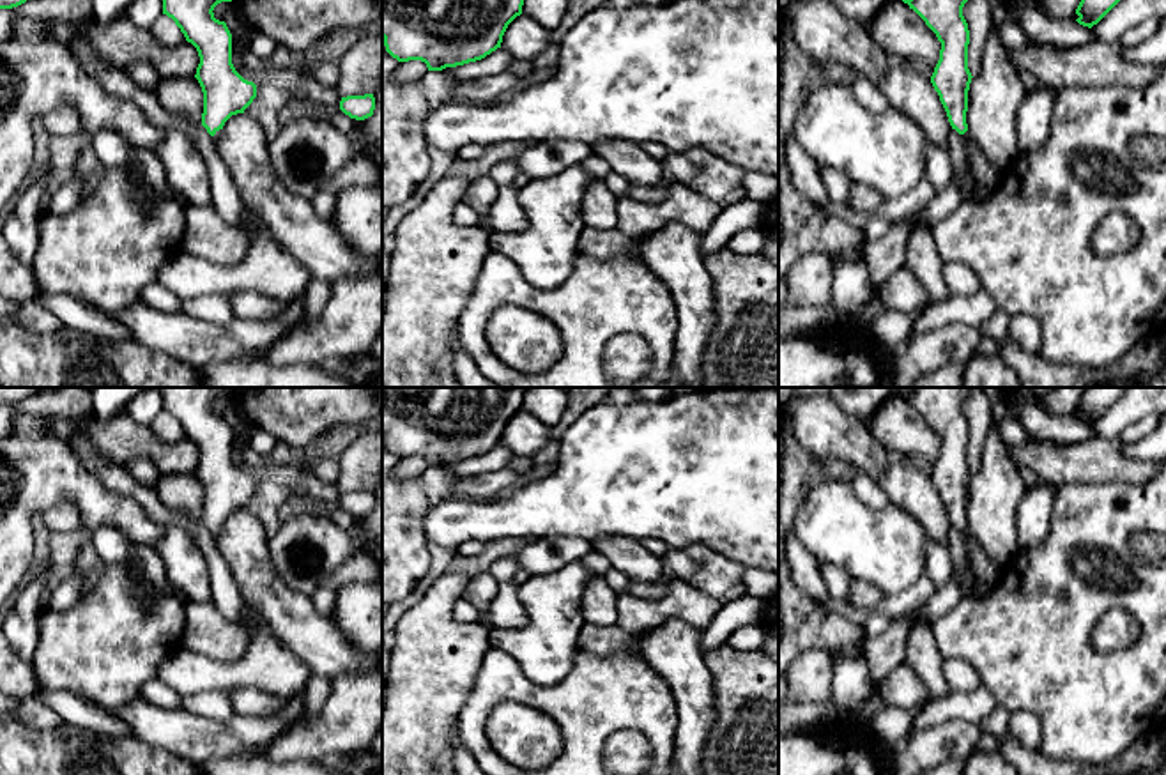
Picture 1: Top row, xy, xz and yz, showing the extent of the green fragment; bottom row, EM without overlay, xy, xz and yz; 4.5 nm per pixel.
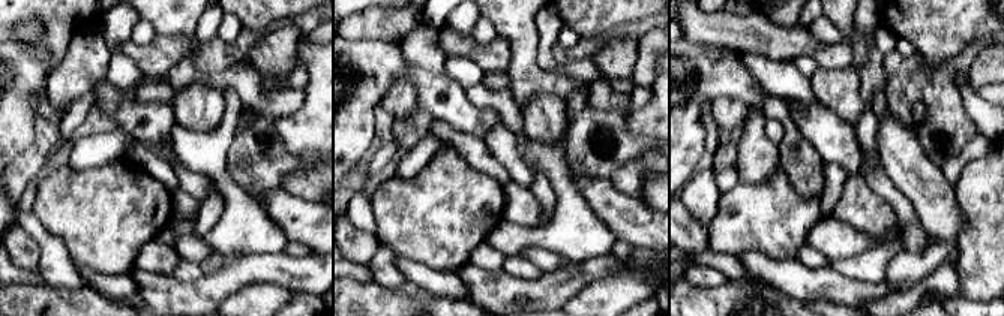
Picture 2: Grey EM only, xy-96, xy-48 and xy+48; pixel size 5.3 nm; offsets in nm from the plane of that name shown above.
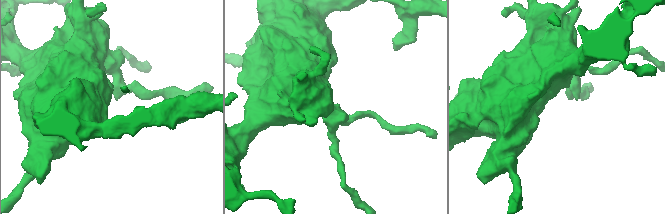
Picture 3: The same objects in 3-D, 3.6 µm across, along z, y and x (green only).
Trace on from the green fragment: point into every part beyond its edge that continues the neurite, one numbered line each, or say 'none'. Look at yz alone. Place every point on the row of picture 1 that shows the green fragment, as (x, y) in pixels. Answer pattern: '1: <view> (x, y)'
1: yz (988, 176)

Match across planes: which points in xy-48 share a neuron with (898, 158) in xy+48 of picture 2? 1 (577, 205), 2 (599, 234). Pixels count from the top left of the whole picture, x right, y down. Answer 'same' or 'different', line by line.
1: different
2: different

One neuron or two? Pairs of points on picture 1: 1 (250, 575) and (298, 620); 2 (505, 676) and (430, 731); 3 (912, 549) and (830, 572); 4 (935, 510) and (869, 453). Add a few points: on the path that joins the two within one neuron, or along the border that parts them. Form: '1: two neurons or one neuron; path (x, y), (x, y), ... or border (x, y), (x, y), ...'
1: one neuron; path (262, 588), (285, 611)
2: two neurons; border (478, 671), (455, 722)
3: two neurons; border (821, 561), (839, 565), (853, 579)
4: one neuron; path (919, 498), (885, 468)

